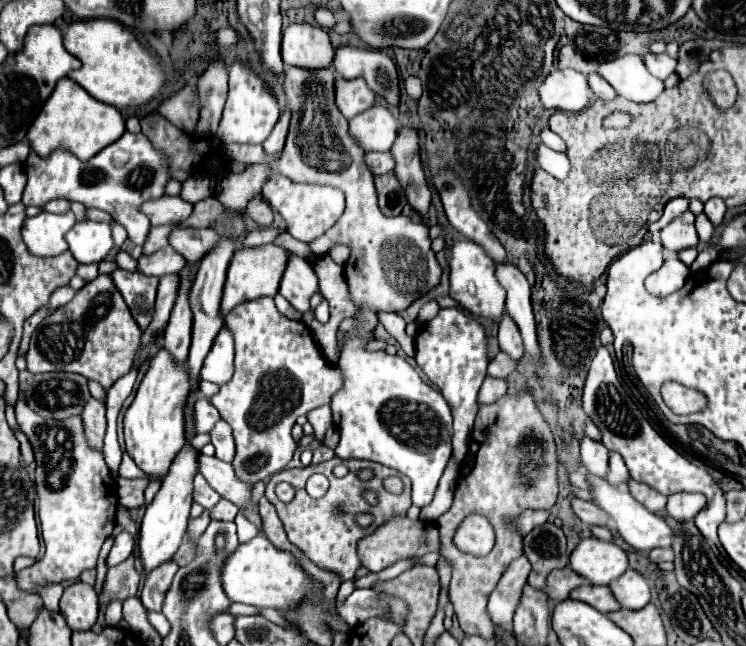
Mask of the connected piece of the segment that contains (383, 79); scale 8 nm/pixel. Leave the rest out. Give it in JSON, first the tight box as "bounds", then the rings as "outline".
{"bounds":[333,46,399,106],"outline":[[[343,46],[335,52],[333,68],[341,78],[365,78],[367,86],[389,106],[399,106],[399,76],[395,62],[381,50]]]}

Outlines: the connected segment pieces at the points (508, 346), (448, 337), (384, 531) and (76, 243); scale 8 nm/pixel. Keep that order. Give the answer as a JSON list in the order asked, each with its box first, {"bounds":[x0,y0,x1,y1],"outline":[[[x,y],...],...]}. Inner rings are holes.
[{"bounds":[499,312,523,360],"outline":[[[507,312],[503,314],[503,318],[499,322],[499,346],[503,352],[507,352],[515,360],[523,358],[523,342],[521,342],[519,328],[511,320],[511,316],[507,316]]]},{"bounds":[415,308,487,464],"outline":[[[443,308],[437,318],[421,326],[415,338],[417,366],[427,374],[447,400],[453,417],[452,457],[462,464],[471,441],[471,428],[477,416],[477,394],[487,374],[487,340],[485,330],[473,316],[461,308]]]},{"bounds":[357,516,439,572],"outline":[[[393,516],[389,522],[379,526],[373,534],[361,538],[357,542],[357,552],[361,564],[371,570],[379,572],[387,568],[389,564],[397,562],[399,558],[411,558],[411,556],[423,556],[427,552],[439,552],[439,530],[435,524],[429,522],[413,522],[407,516]]]},{"bounds":[67,222,113,264],"outline":[[[79,222],[67,232],[69,252],[79,264],[101,262],[113,248],[111,226],[97,222]]]}]

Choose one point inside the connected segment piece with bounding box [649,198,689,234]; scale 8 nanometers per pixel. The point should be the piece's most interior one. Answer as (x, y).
(676, 207)

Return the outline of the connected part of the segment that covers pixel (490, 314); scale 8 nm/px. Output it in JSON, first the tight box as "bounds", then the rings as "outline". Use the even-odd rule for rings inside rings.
{"bounds":[449,240,505,320],"outline":[[[457,240],[451,250],[451,292],[449,296],[459,302],[463,310],[477,318],[497,320],[505,312],[505,292],[495,278],[495,266],[491,256],[471,240]]]}

